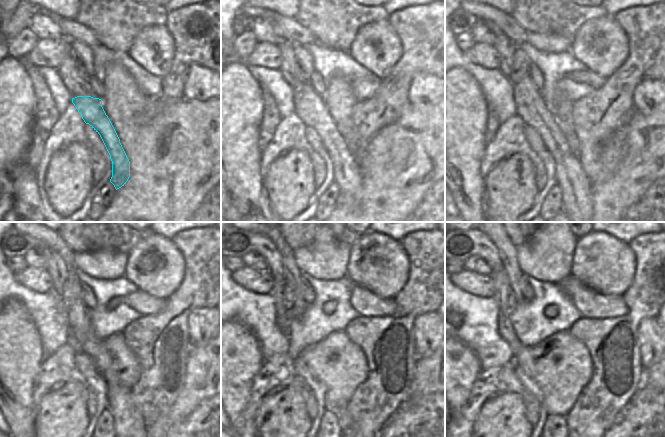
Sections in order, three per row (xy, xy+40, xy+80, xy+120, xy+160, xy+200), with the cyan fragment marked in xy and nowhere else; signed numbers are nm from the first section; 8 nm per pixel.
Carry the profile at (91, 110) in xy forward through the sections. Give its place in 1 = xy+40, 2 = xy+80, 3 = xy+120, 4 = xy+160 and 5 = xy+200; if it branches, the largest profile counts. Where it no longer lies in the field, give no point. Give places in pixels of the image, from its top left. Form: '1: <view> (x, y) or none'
1: xy+40 (309, 106)
2: xy+80 (576, 190)
3: xy+120 (129, 425)
4: xy+160 (293, 281)
5: xy+200 (508, 252)

